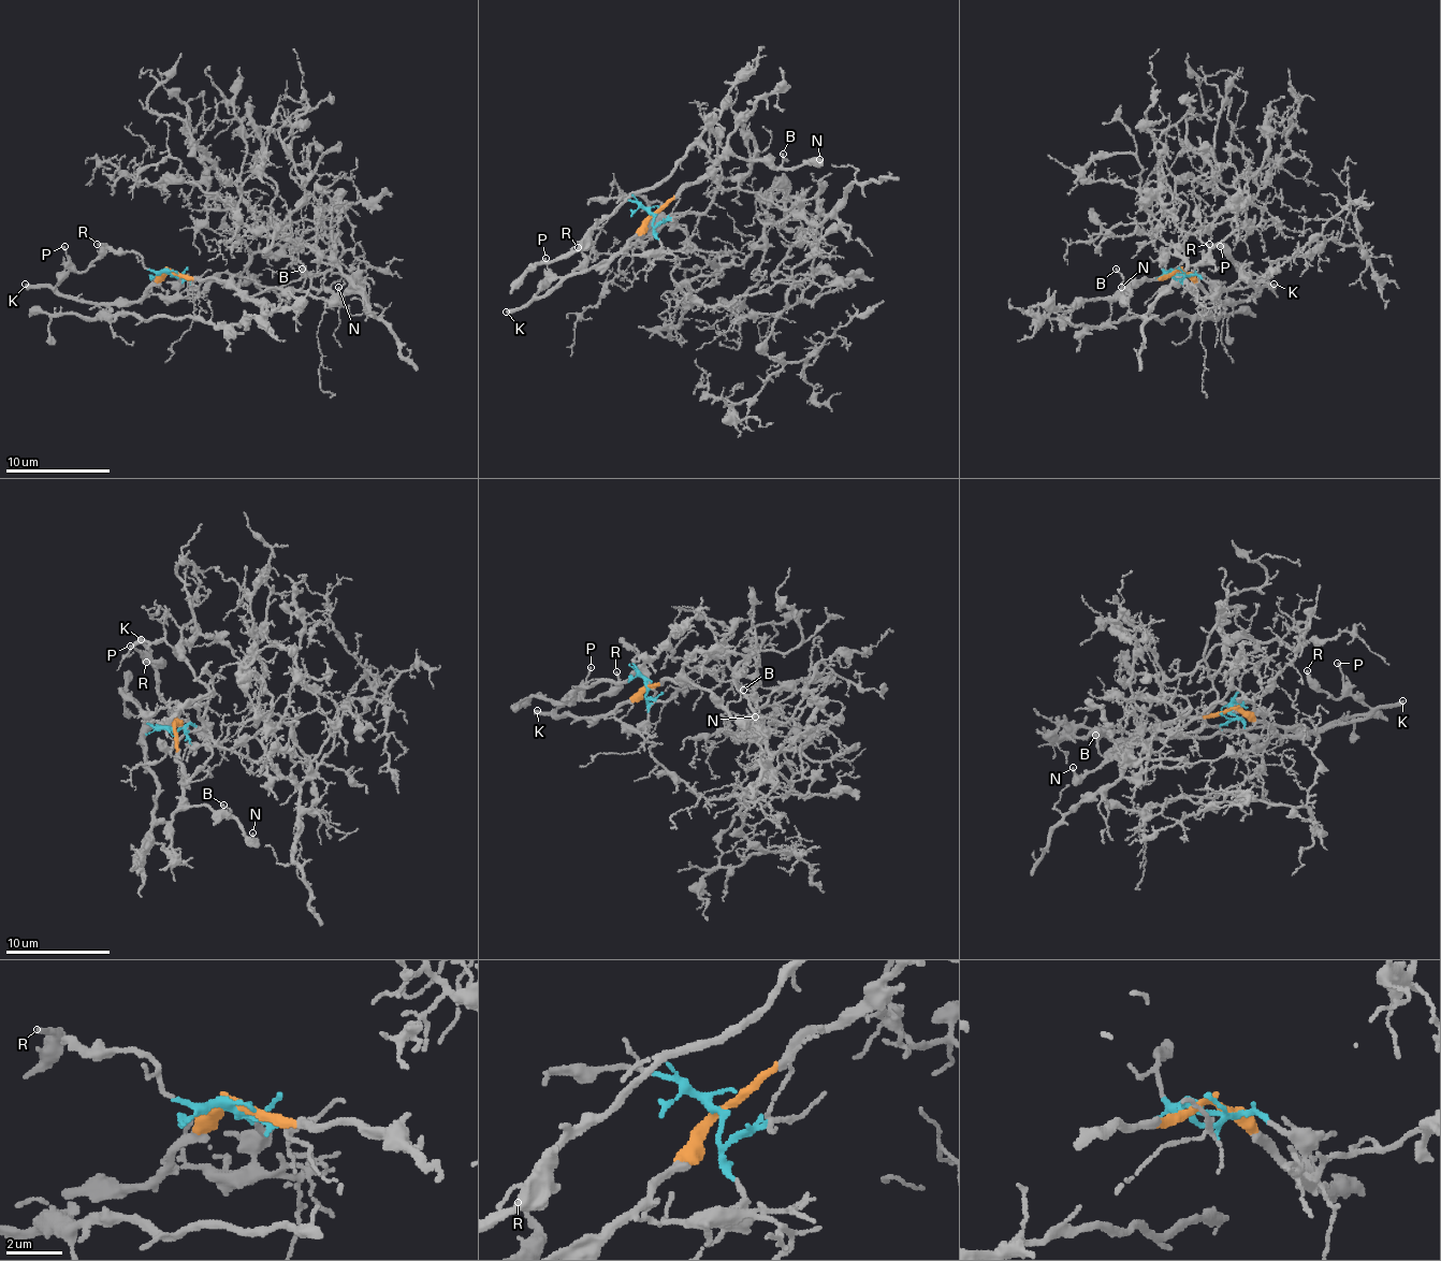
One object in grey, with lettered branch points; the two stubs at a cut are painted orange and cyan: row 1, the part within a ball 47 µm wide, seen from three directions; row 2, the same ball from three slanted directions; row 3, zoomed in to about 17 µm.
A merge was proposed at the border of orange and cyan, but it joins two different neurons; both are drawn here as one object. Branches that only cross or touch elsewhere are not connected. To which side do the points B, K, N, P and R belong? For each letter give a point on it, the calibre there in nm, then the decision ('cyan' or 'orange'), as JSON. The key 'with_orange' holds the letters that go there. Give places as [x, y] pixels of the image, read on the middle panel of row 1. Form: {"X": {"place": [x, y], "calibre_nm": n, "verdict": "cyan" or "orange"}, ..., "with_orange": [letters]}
{"B": {"place": [783, 154], "calibre_nm": 130, "verdict": "orange"}, "K": {"place": [506, 312], "calibre_nm": 320, "verdict": "orange"}, "N": {"place": [819, 159], "calibre_nm": 140, "verdict": "orange"}, "P": {"place": [546, 258], "calibre_nm": 150, "verdict": "orange"}, "R": {"place": [578, 247], "calibre_nm": 160, "verdict": "orange"}, "with_orange": ["B", "K", "N", "P", "R"]}

